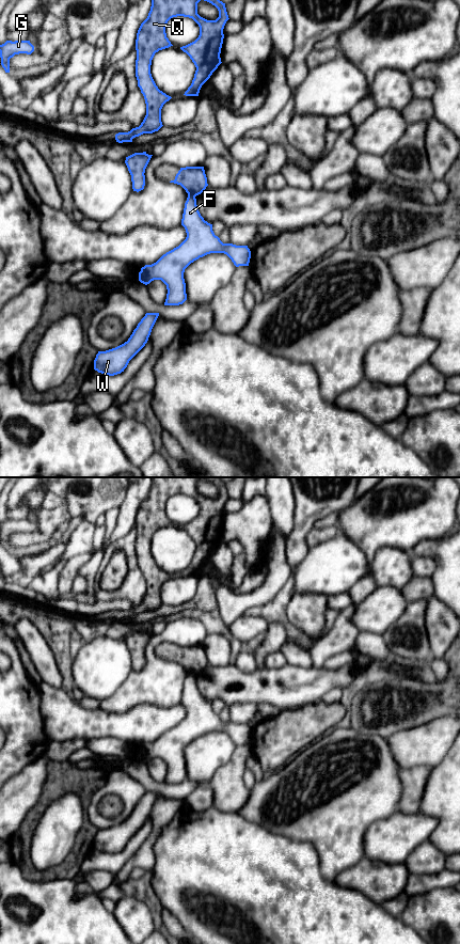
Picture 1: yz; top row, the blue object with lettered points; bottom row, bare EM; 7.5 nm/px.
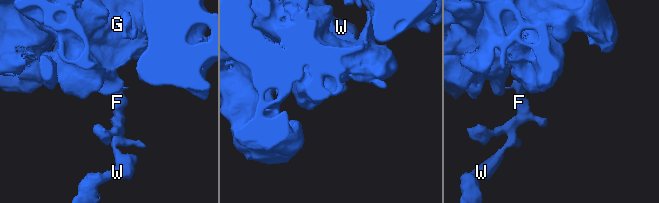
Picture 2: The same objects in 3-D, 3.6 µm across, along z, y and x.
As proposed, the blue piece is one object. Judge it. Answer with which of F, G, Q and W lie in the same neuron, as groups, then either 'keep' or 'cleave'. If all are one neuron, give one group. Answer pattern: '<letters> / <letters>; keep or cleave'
F W / G Q; cleave

